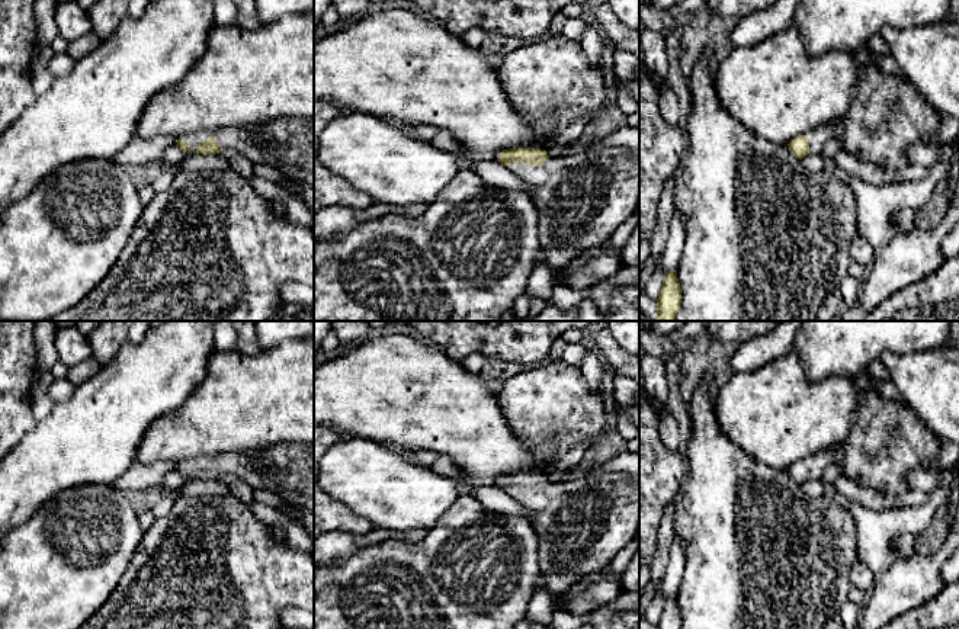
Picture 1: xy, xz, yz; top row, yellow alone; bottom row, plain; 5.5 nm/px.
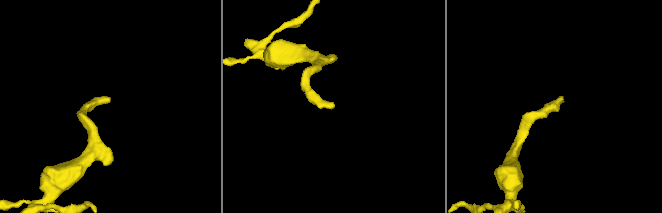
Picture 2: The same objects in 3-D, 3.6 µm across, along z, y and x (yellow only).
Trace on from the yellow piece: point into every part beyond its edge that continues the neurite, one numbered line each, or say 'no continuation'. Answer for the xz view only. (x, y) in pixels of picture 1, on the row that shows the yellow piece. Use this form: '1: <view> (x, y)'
1: xz (581, 199)

